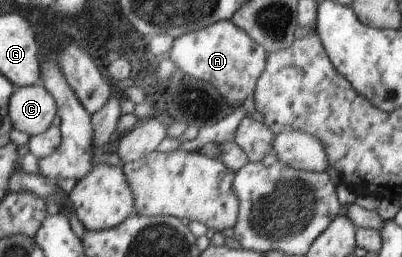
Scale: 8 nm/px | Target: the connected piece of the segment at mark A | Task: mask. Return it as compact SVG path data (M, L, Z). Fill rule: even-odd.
M231 20L218 21L209 27L199 28L197 31L191 31L174 38L169 49L169 59L175 63L179 72L208 83L217 89L225 97L225 101L229 103L232 110L243 105L248 97L255 97L255 86L267 65L266 51L262 44L255 43L250 35L239 29Z

